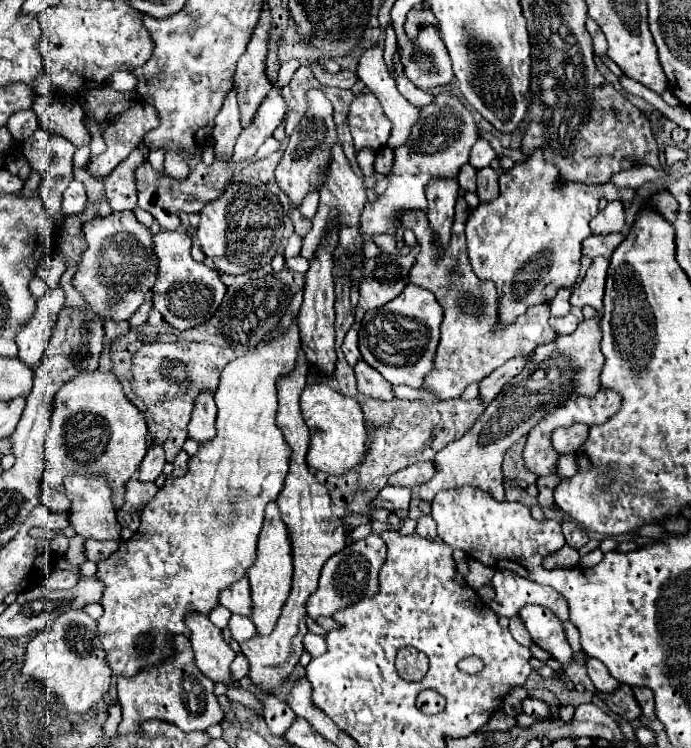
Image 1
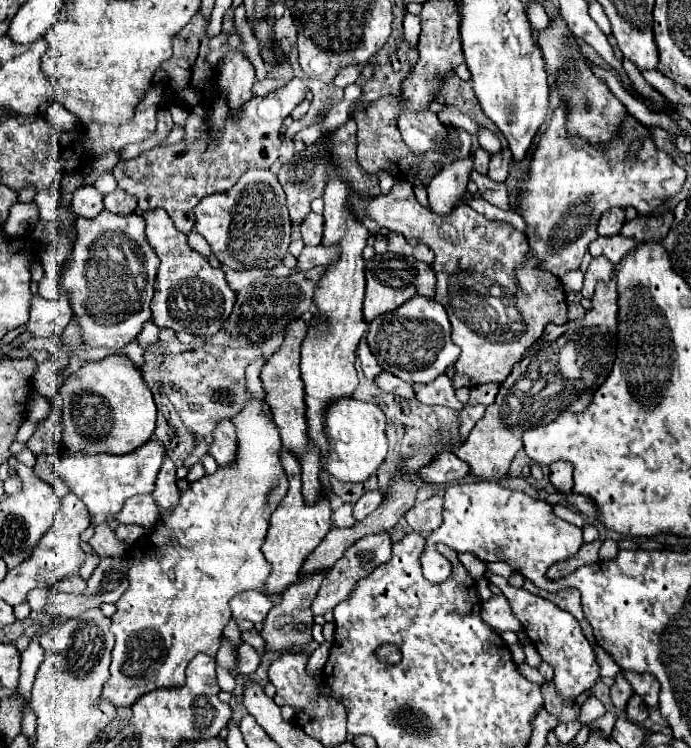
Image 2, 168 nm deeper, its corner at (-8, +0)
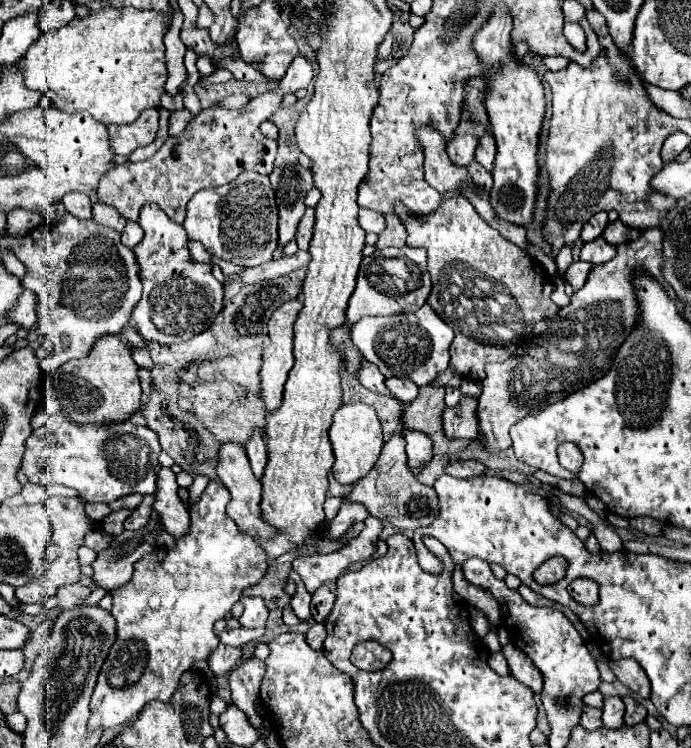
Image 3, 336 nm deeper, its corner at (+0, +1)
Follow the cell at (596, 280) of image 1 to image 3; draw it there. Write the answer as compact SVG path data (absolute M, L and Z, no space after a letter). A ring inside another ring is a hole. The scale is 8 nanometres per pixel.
M574 261L574 263L566 269L564 279L574 287L574 291L578 291L578 289L586 283L590 269L592 269L590 263L586 263L586 261Z

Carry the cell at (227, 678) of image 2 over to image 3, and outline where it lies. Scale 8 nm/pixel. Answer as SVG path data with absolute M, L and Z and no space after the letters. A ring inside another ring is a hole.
M210 481L202 499L188 507L192 519L190 533L176 539L176 549L170 551L164 545L158 545L150 555L146 555L146 559L140 559L134 565L132 579L112 591L114 603L110 613L118 623L118 639L110 649L94 687L90 703L92 717L88 723L90 729L114 729L126 725L138 717L146 703L168 701L176 691L182 673L186 673L196 661L206 661L210 651L220 643L214 633L214 623L232 609L246 587L256 585L266 573L266 553L226 515L228 501L228 489L218 481Z

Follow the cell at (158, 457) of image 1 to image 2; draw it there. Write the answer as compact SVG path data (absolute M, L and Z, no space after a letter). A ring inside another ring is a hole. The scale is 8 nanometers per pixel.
M166 456L164 464L156 476L156 488L152 492L154 500L162 508L162 512L168 512L178 502L178 486L176 486L176 466Z

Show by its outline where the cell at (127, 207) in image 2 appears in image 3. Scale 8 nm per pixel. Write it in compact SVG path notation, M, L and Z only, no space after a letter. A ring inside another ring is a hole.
M94 203L94 213L92 213L92 219L104 227L110 227L110 229L116 229L116 231L122 231L126 221L118 215L118 211L106 207L104 203Z

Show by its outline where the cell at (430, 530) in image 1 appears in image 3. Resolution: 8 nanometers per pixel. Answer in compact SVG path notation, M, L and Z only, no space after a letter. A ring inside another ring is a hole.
M394 431L392 437L384 443L382 453L380 453L380 457L376 461L376 467L370 471L370 475L366 475L366 479L360 479L358 483L354 483L352 485L352 491L344 497L344 501L348 501L348 503L362 503L372 517L378 517L382 521L388 521L388 523L392 523L394 527L398 527L402 531L416 531L418 527L430 525L436 519L436 515L438 515L438 501L436 499L438 499L436 497L436 491L432 487L422 485L408 471L408 467L406 467L406 453L404 453L404 439L402 439L400 431Z

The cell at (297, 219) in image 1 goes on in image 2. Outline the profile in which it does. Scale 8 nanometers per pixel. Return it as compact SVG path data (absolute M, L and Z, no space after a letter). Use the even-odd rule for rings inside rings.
M310 212L300 224L300 232L302 232L302 240L306 246L318 246L324 234L324 218L320 214Z

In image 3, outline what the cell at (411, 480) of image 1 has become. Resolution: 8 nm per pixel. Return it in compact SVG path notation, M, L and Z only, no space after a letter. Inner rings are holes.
M452 461L446 467L446 473L448 475L460 477L460 479L468 479L468 477L474 477L474 475L482 475L484 471L486 471L486 465L482 465L480 461Z

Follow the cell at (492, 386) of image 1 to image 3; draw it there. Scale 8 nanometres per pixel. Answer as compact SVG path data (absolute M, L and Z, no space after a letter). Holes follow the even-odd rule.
M464 397L460 405L444 409L444 433L450 439L476 439L478 419L476 419L476 399Z

